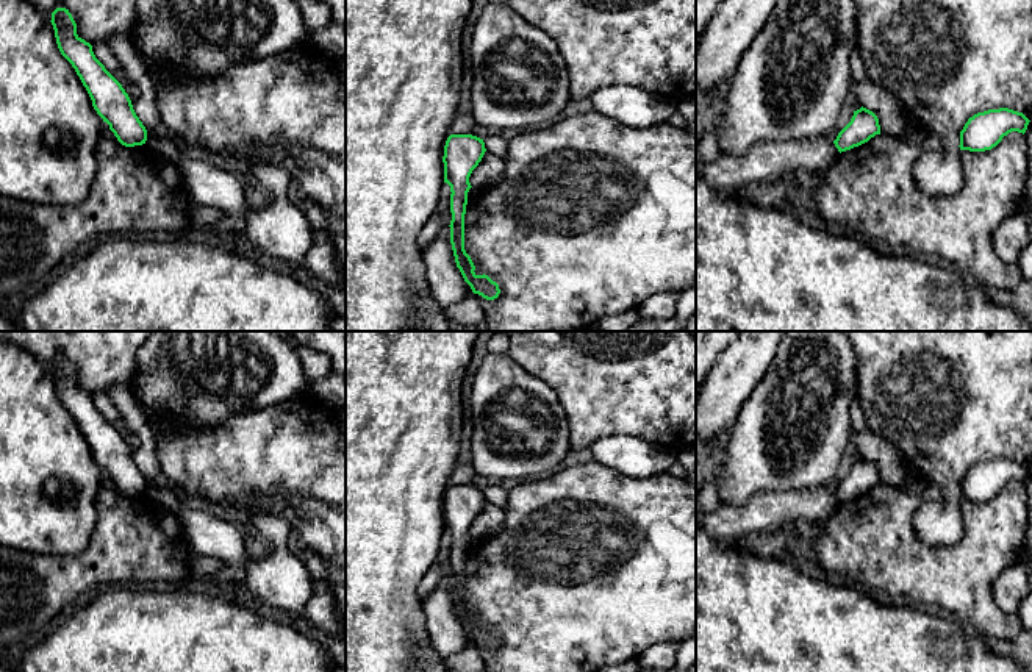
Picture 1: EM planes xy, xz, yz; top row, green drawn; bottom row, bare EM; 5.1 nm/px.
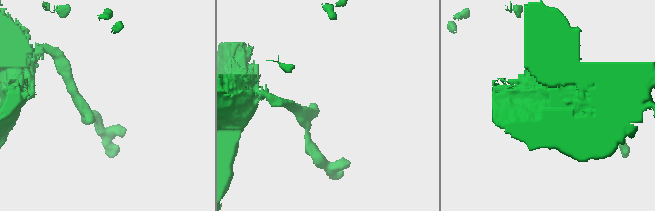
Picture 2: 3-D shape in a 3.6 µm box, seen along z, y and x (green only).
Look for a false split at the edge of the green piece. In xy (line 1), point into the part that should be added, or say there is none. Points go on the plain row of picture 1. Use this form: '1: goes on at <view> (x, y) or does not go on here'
1: does not go on here

